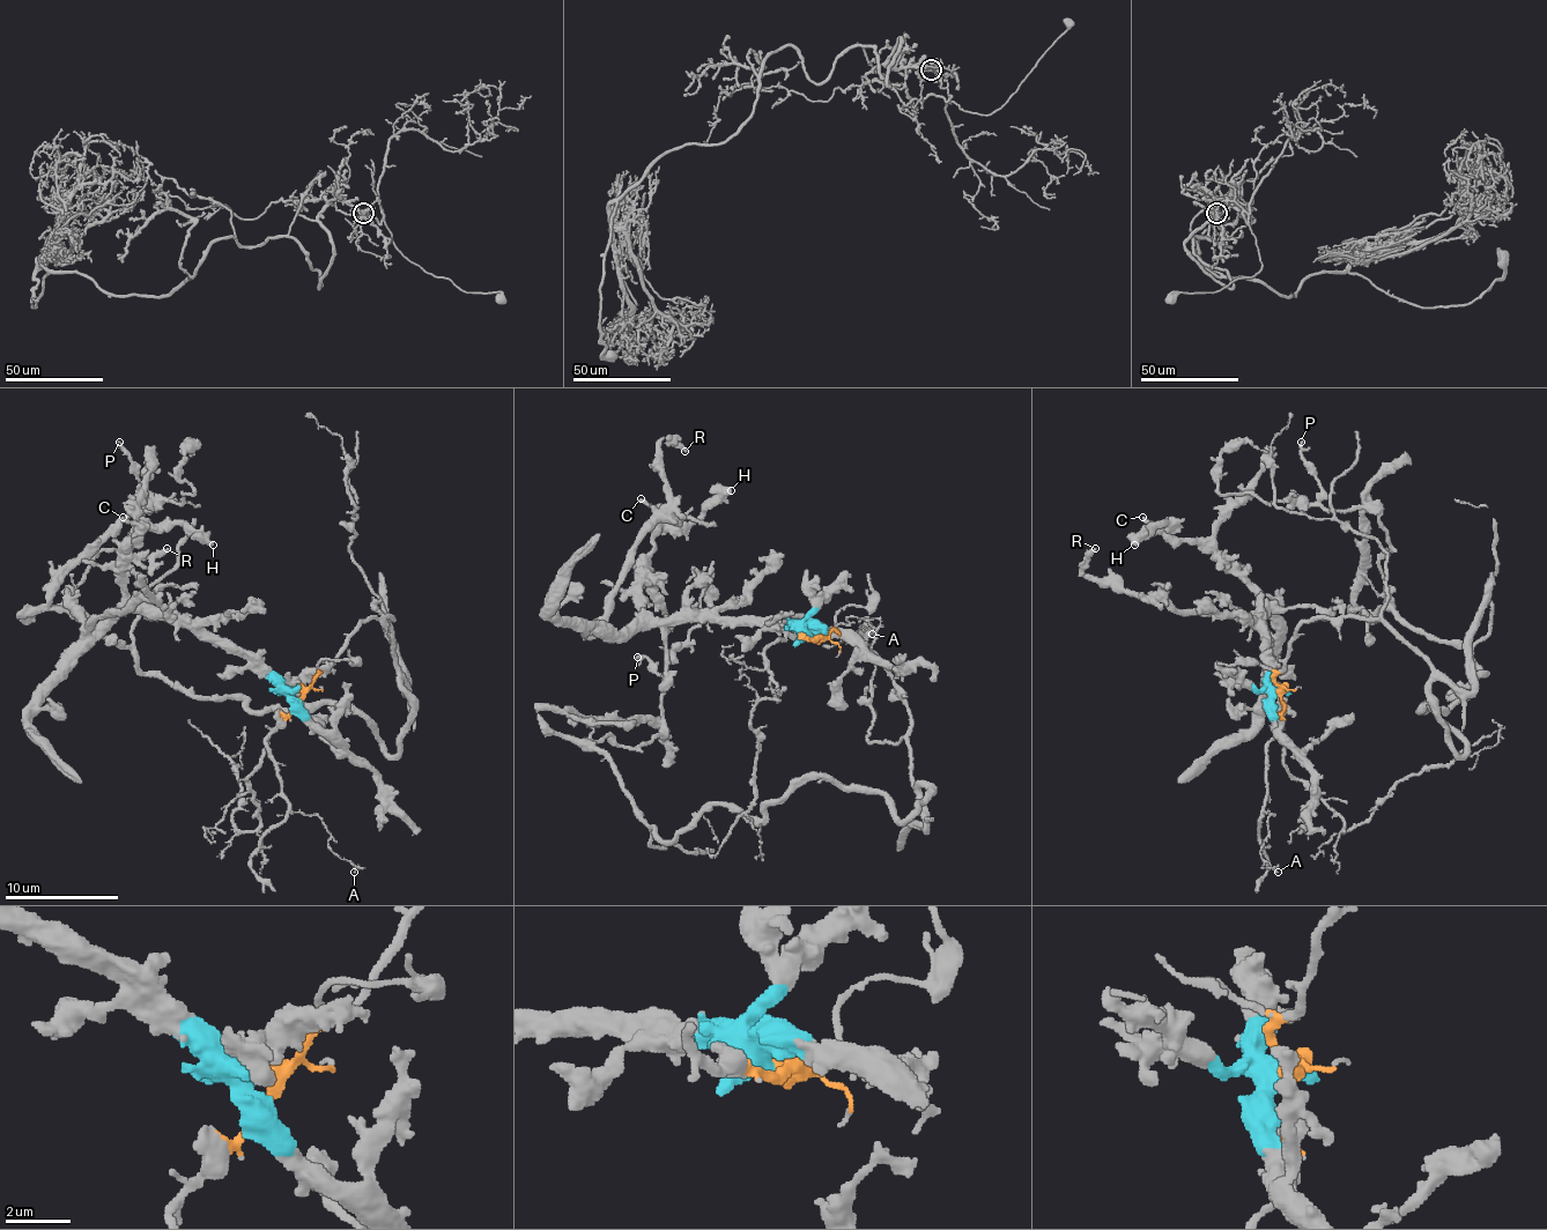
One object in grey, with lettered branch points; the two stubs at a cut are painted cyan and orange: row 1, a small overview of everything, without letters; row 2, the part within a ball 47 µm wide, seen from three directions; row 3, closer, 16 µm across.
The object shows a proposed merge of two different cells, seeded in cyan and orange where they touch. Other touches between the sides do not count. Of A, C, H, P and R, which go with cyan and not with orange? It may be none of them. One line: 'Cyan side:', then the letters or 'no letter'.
Cyan side: C, H, R

